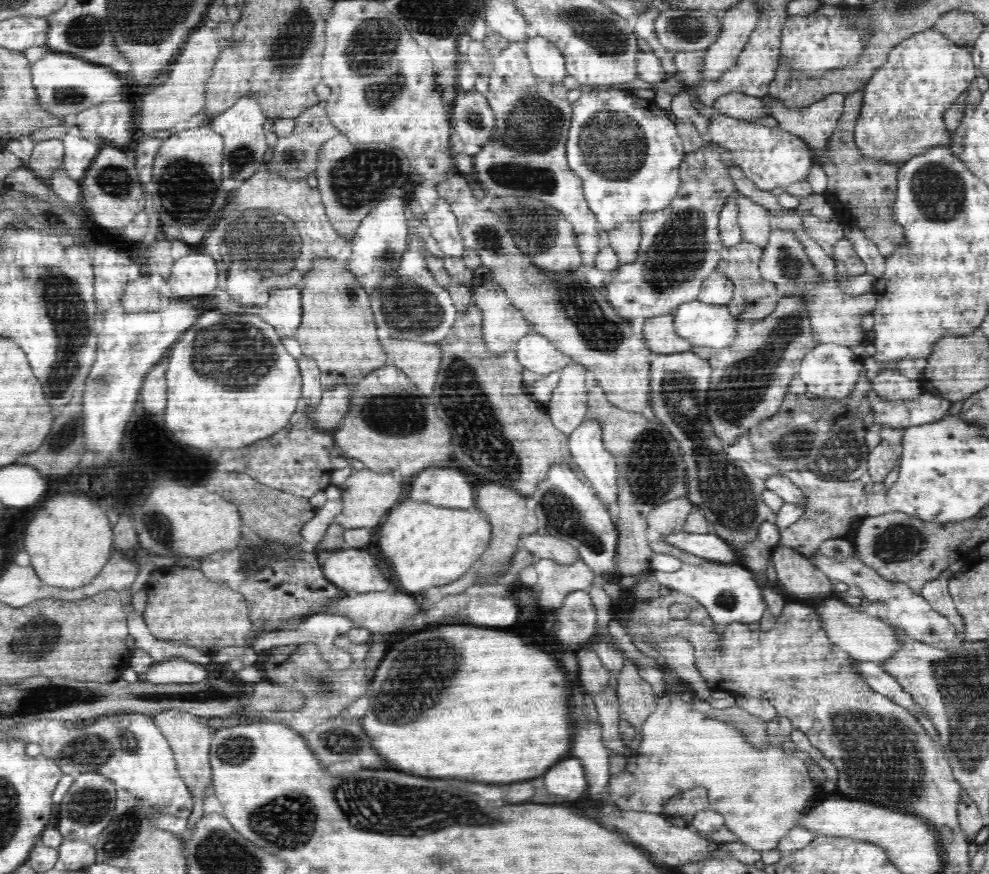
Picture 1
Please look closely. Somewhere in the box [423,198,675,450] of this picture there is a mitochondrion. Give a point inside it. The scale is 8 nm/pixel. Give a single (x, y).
(575, 301)

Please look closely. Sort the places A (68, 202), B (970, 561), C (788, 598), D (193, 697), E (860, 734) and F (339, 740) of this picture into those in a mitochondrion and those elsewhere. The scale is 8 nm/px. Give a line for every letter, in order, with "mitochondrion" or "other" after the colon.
A: other
B: other
C: other
D: other
E: mitochondrion
F: mitochondrion

